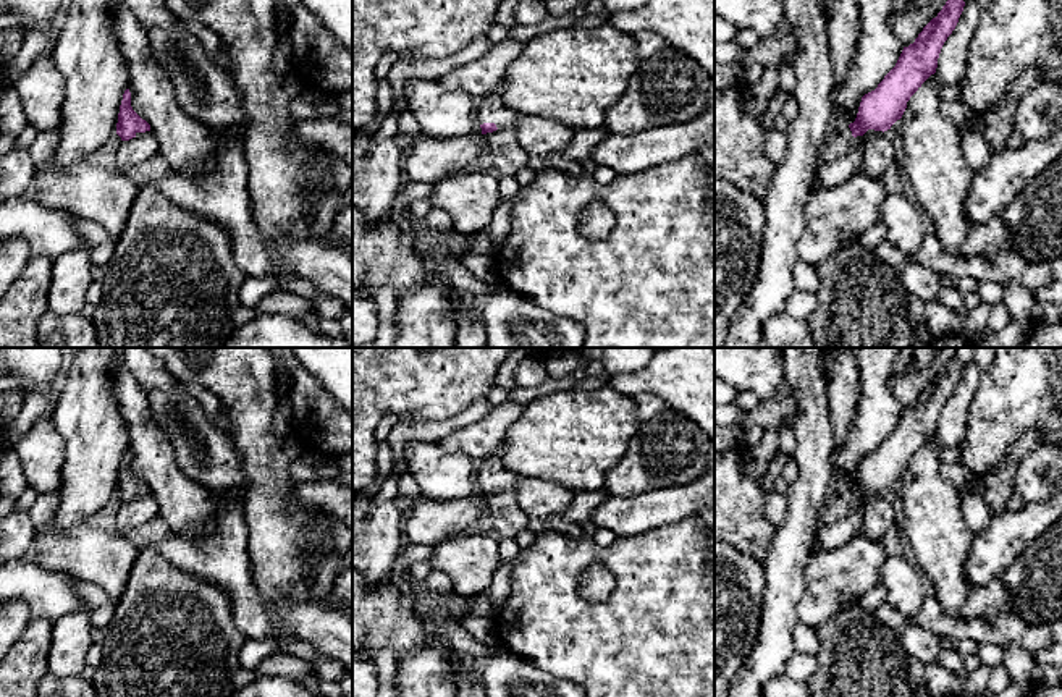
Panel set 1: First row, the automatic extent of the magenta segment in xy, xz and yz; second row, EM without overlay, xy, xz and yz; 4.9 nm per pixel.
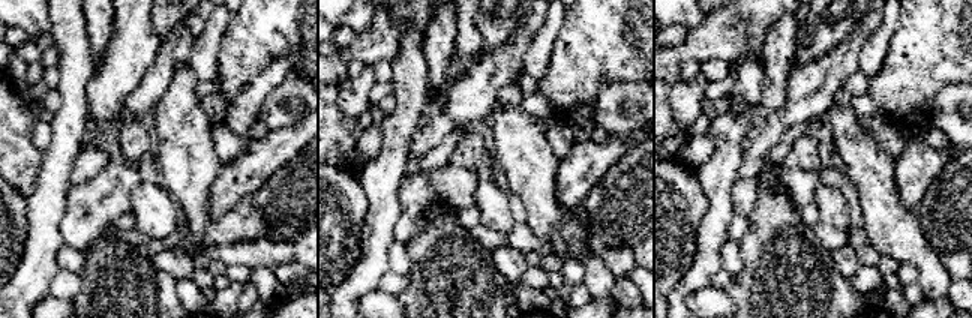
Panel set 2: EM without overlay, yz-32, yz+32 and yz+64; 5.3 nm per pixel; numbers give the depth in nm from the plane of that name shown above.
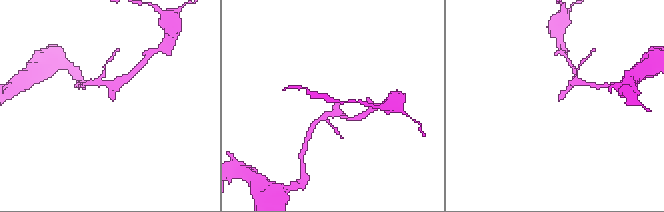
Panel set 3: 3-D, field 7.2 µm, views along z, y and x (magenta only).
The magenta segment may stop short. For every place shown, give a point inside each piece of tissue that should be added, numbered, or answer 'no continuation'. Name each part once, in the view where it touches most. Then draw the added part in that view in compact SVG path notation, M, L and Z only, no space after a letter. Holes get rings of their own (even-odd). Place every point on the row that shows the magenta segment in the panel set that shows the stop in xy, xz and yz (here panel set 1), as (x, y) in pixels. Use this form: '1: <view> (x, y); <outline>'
1: xz (490, 109); M499 89L477 100L475 121L480 125L495 123L499 129L512 125L514 121L517 121L517 118L519 115L512 108L504 105Z

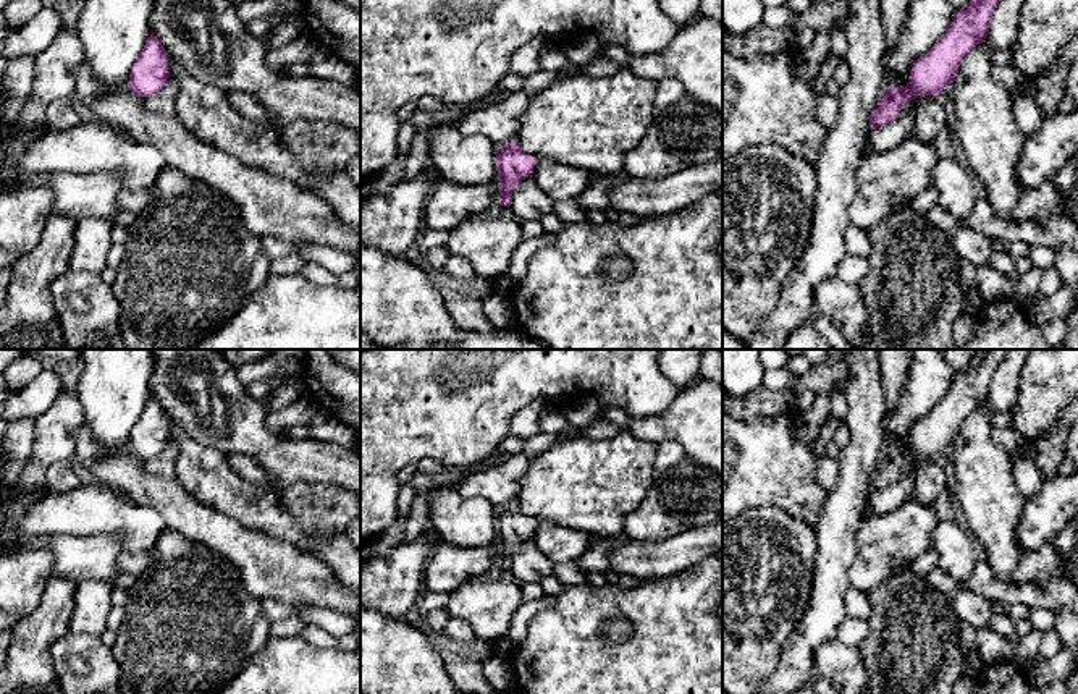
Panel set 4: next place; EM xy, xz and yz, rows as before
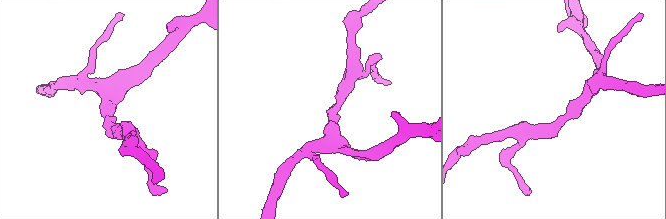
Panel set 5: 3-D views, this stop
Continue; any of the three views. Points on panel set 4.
no continuation

